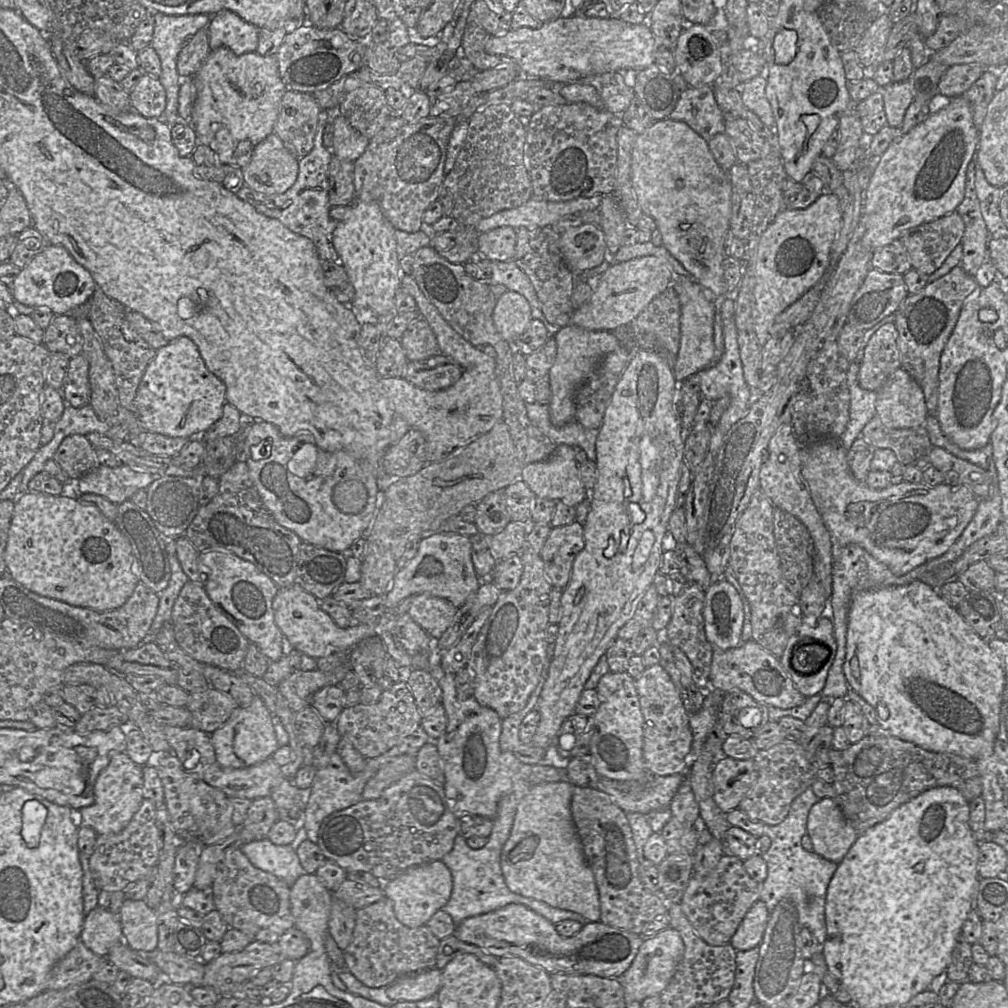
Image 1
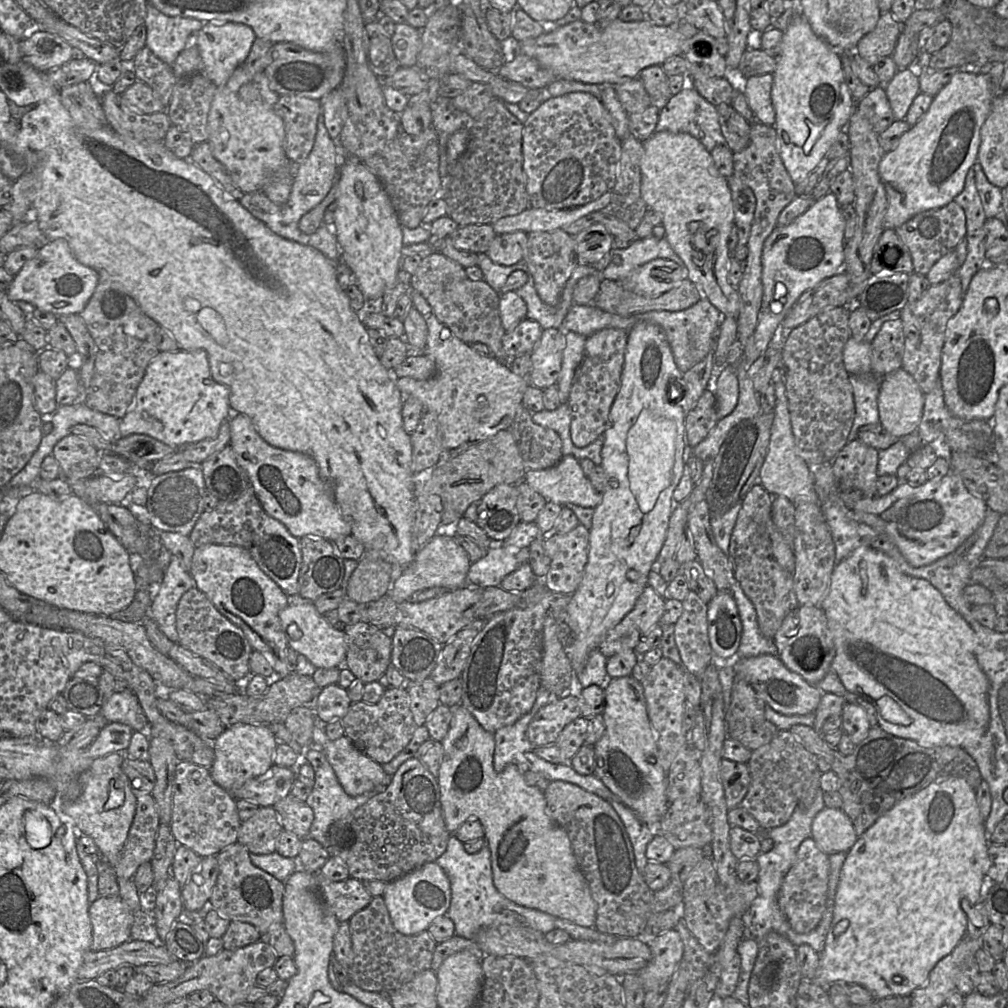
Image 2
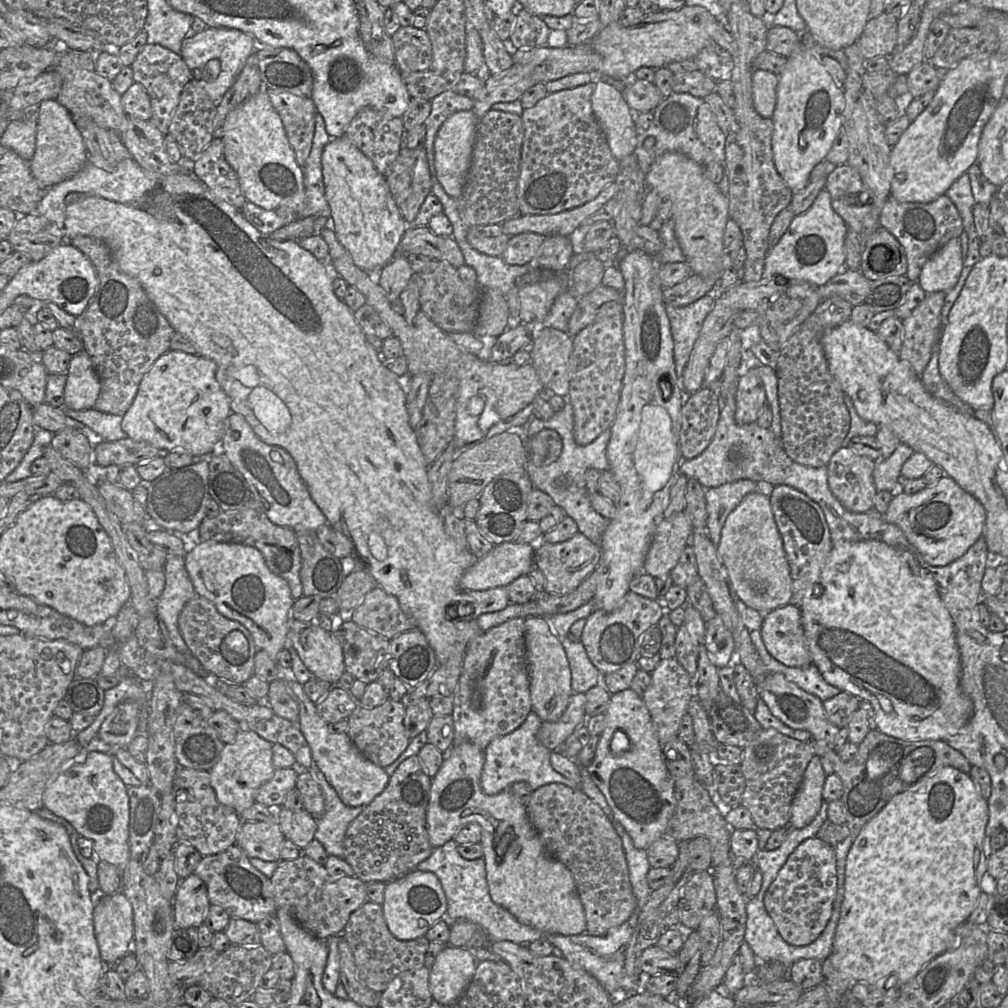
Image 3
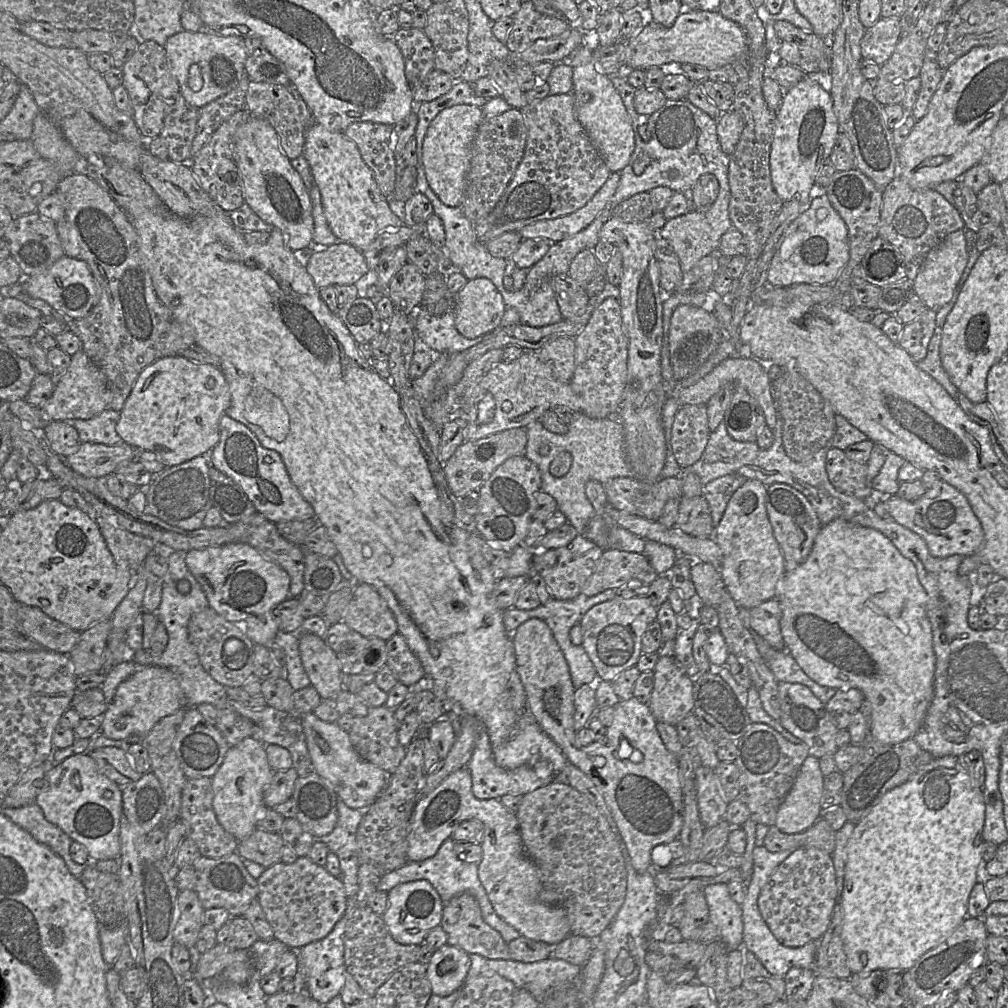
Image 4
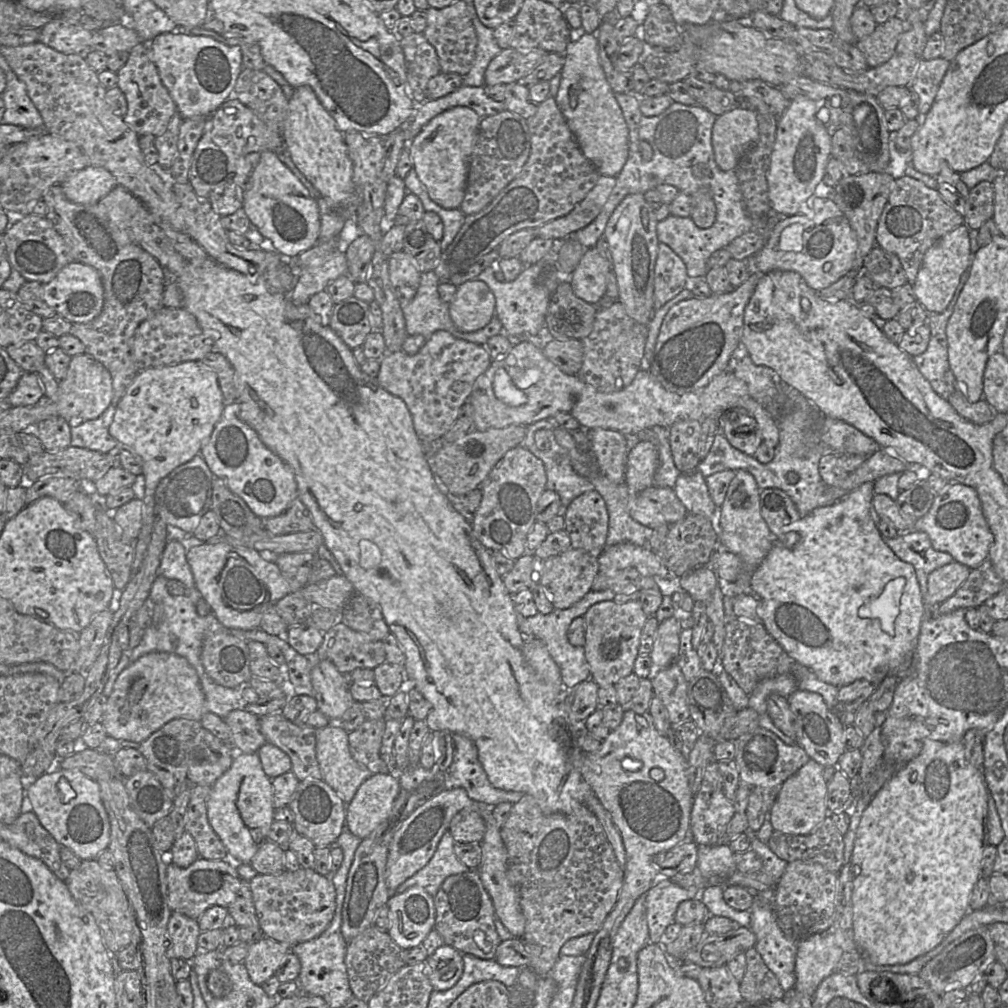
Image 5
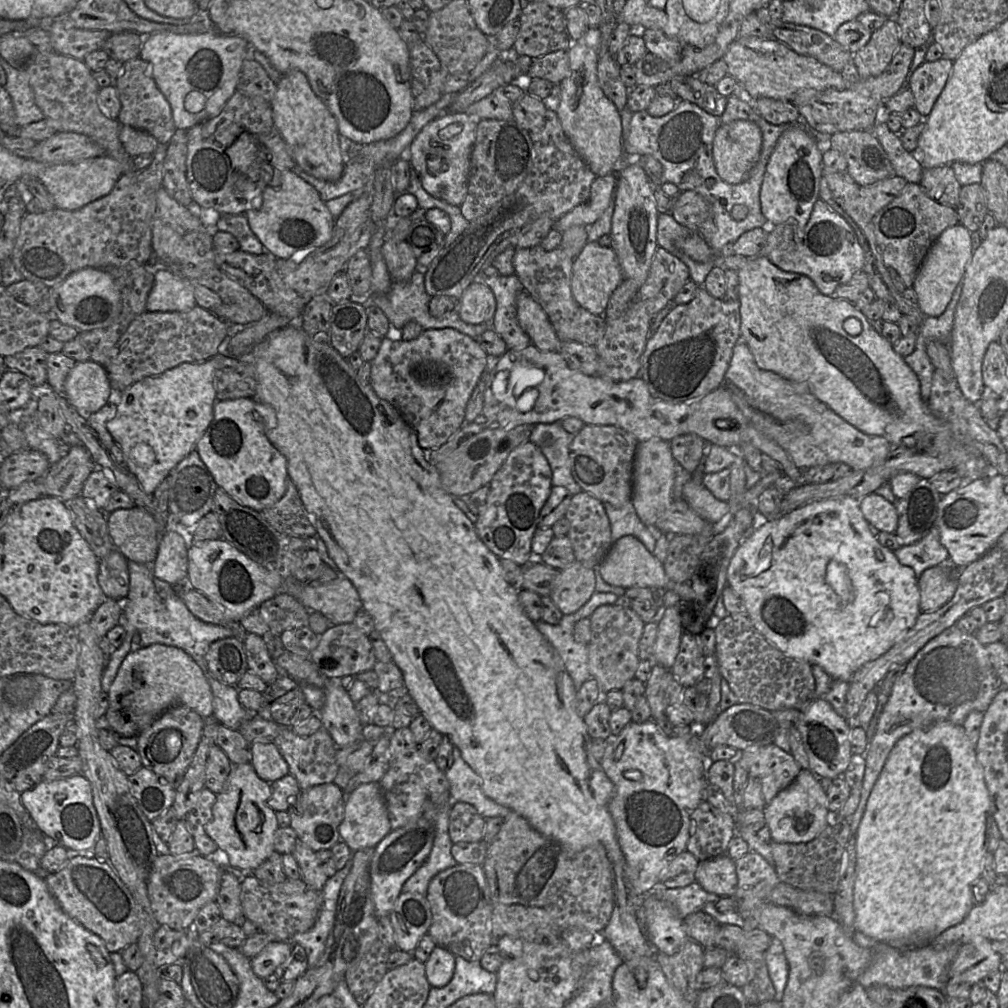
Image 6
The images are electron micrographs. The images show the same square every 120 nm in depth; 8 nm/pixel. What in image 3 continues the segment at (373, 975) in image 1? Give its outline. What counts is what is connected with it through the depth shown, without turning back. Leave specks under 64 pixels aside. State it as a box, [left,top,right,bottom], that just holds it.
[341,901,430,993]

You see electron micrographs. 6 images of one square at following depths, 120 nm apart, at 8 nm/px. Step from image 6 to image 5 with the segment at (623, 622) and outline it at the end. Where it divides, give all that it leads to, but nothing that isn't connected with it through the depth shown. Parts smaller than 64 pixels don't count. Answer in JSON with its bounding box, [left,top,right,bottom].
[585,600,648,687]

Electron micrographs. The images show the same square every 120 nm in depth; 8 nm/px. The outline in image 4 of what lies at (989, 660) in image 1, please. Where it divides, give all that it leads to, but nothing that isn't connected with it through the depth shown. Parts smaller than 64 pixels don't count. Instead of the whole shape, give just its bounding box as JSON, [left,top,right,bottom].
[776,519,936,744]

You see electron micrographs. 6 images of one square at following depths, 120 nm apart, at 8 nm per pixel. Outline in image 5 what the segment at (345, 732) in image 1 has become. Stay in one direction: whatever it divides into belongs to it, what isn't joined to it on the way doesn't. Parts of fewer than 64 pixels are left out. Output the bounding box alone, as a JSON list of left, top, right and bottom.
[348,720,389,774]

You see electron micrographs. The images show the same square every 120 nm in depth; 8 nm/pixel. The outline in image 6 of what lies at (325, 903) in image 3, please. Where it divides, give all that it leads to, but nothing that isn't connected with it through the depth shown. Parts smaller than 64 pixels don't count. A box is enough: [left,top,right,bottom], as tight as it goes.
[240,874,321,942]

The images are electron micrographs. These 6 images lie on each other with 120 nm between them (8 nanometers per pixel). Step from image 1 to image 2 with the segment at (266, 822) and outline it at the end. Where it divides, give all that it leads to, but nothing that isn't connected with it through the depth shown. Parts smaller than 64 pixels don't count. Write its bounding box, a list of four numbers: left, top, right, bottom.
[238,807,283,854]

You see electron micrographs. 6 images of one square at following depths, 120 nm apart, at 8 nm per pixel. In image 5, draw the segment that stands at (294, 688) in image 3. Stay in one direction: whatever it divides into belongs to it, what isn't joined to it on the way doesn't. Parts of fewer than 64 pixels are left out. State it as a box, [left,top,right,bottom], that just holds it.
[316,721,373,807]

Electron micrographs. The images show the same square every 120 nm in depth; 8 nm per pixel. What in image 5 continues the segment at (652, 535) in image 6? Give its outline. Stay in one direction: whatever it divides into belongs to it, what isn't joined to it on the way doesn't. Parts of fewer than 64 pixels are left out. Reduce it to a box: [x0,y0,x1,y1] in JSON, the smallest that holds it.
[592,469,651,547]

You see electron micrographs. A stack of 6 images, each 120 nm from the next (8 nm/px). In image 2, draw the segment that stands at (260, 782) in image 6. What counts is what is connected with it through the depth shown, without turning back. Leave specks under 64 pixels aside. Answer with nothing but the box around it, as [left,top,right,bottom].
[210,724,279,792]

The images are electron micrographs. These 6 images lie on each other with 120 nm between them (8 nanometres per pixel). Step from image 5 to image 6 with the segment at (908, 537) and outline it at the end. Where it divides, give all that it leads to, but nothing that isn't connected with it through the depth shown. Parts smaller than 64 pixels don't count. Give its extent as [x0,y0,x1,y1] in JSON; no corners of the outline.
[894,525,949,579]

